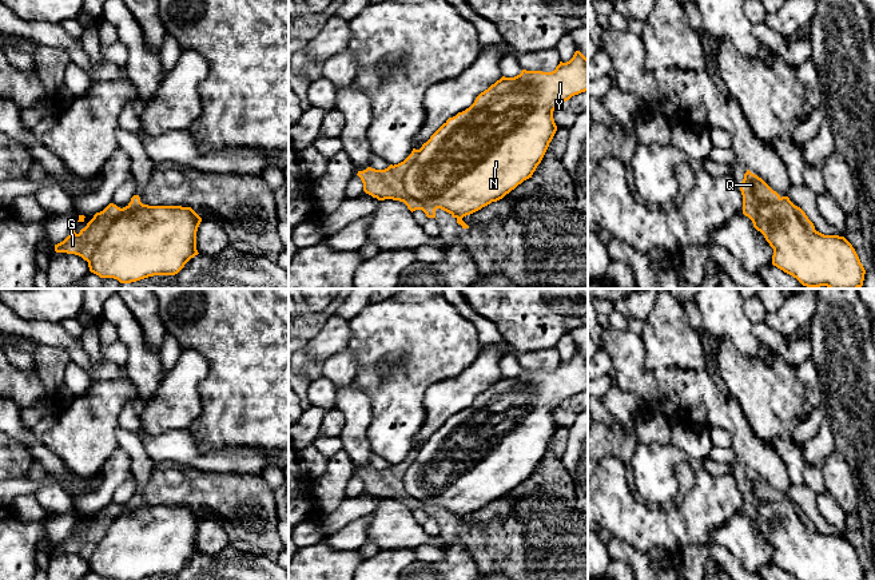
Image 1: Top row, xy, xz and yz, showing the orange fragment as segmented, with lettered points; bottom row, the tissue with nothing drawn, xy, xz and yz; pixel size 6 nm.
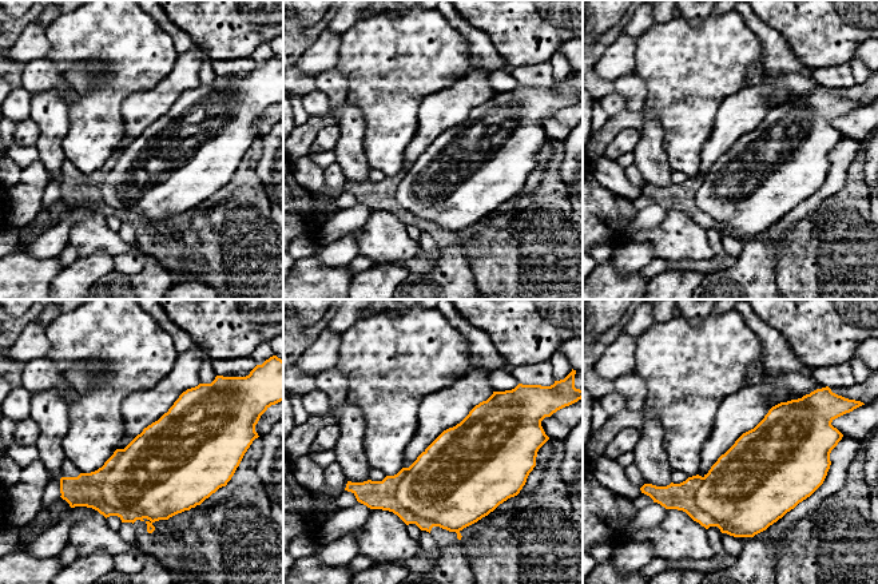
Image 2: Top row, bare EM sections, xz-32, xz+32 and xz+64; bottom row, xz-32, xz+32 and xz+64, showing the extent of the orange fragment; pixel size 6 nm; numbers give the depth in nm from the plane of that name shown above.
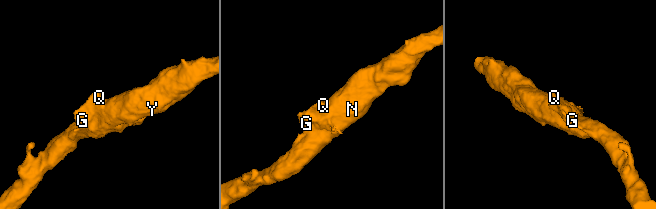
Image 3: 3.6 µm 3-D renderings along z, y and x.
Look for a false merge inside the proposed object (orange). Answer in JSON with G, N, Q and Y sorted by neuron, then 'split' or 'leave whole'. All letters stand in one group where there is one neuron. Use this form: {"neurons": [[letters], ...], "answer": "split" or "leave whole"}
{"neurons": [["G", "Q"], ["N", "Y"]], "answer": "split"}

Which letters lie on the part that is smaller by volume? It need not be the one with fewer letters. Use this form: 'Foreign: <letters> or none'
Foreign: G, Q

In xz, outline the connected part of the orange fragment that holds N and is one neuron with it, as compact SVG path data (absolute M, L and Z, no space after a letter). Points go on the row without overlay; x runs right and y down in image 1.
M580 350L569 361L560 361L552 372L522 369L514 377L502 376L422 444L403 476L406 494L458 519L502 498L532 477L541 462L557 430L553 410L585 390L588 358Z

